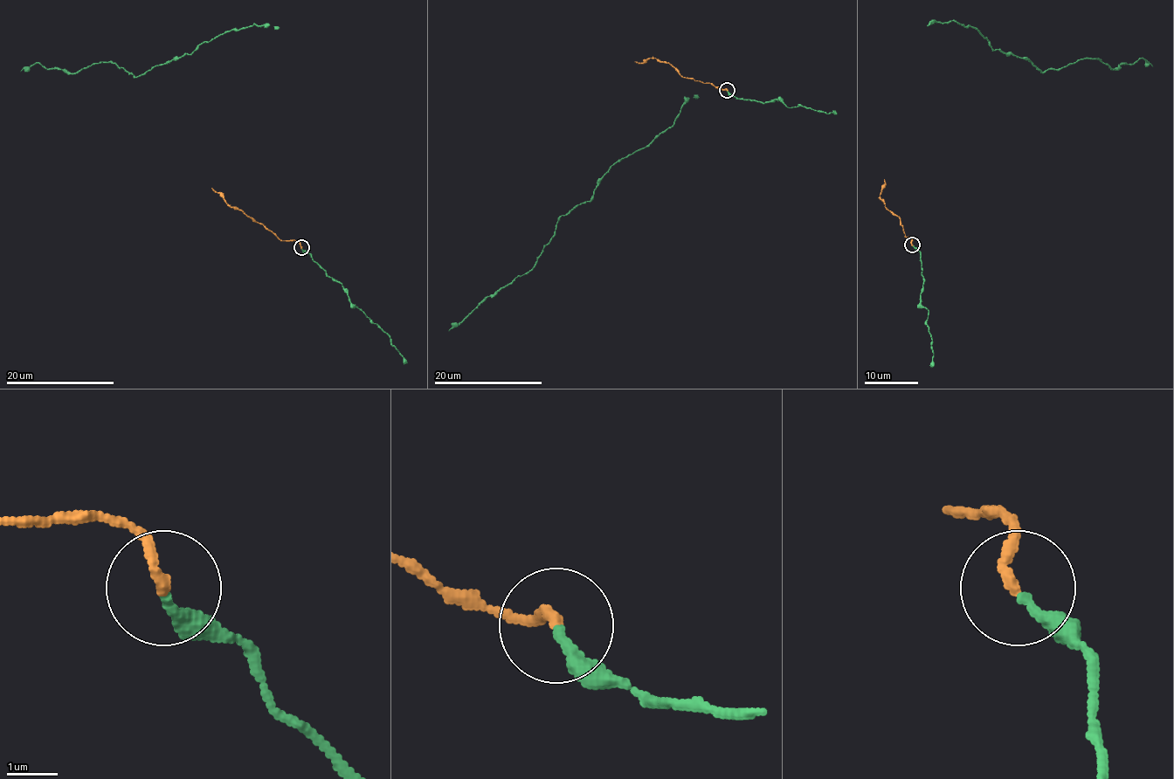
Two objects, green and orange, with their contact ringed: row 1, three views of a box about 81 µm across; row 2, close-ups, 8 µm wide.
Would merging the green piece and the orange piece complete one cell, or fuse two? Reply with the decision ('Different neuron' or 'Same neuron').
Same neuron

